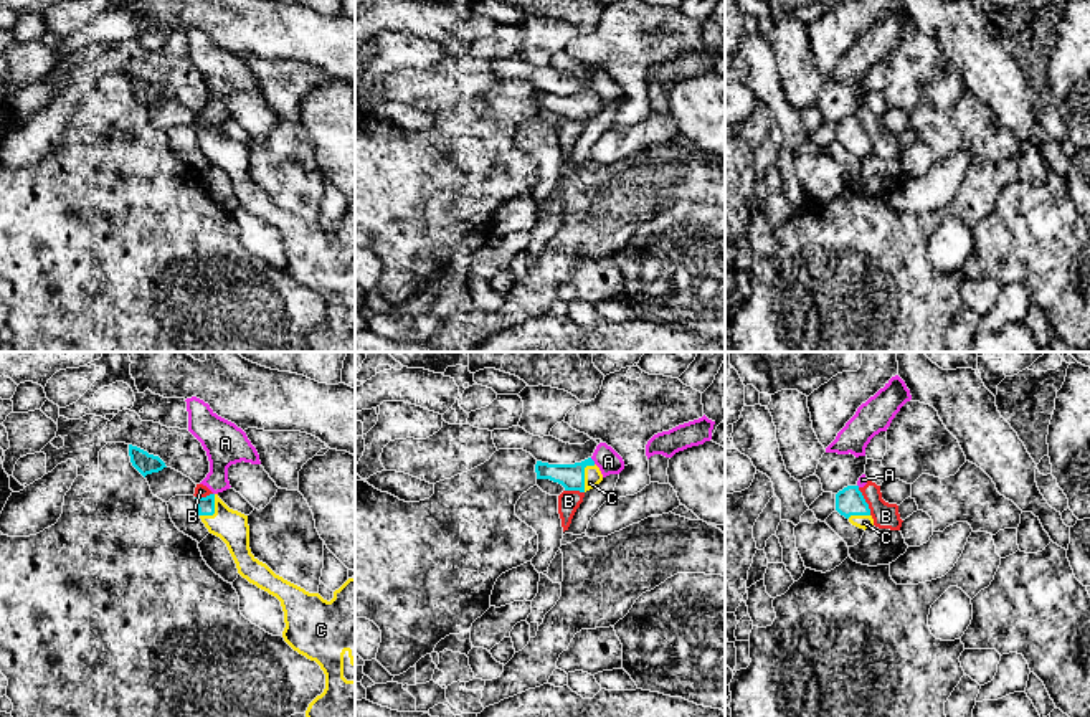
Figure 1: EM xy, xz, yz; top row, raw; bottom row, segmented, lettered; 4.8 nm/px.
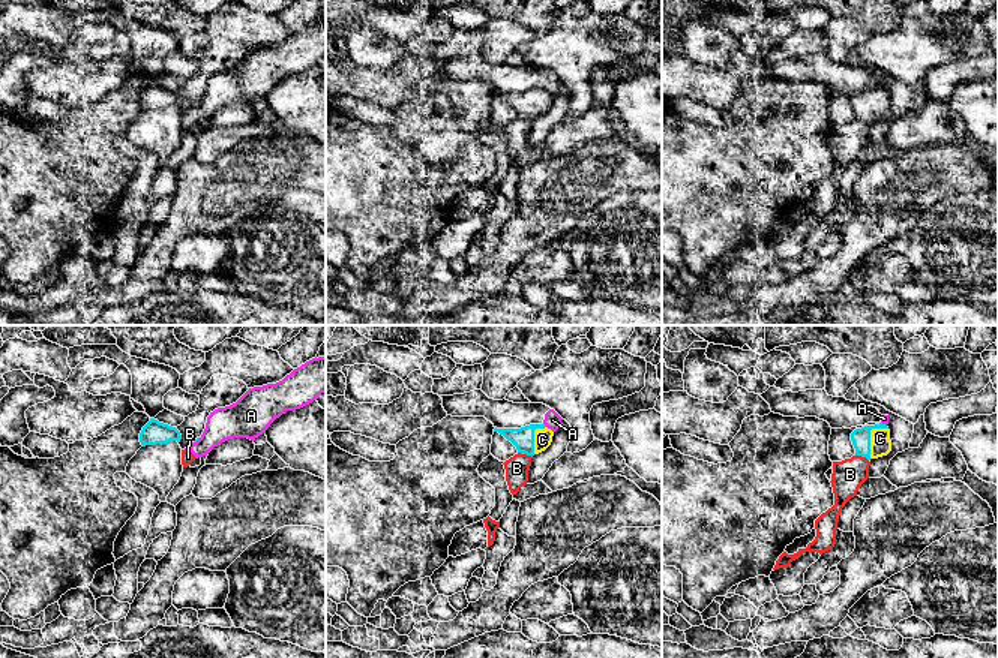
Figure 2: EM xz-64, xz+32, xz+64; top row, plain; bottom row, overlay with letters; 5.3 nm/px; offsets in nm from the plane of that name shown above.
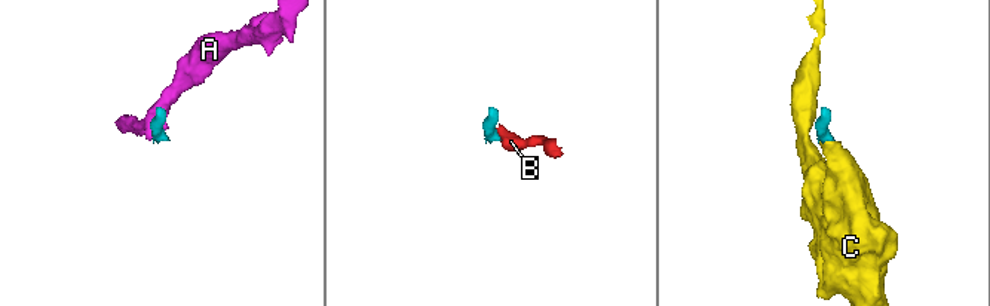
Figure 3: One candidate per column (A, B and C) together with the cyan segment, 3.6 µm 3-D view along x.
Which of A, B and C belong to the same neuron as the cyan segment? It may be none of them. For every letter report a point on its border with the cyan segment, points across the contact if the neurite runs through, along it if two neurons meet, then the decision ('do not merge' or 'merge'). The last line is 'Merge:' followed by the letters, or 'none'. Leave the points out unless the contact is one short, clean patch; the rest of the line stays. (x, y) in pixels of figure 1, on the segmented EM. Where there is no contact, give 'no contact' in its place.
A: xz (593, 461) | along xz (590, 458), (595, 463) | do not merge
B: yz (864, 501) | along yz (857, 488), (871, 514) | do not merge
C: xz (583, 474) | across xz (572, 476), (583, 474), (593, 476) | merge
Merge: C

